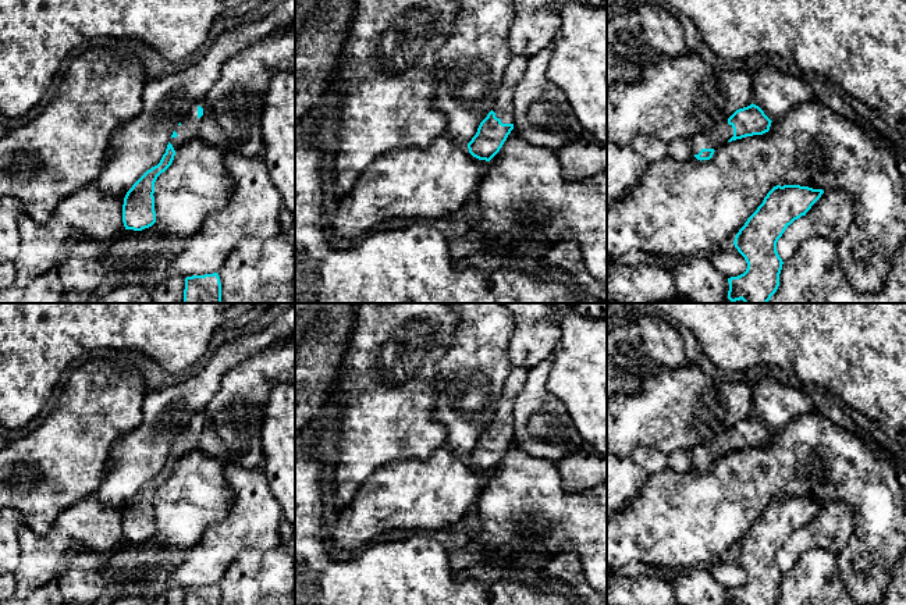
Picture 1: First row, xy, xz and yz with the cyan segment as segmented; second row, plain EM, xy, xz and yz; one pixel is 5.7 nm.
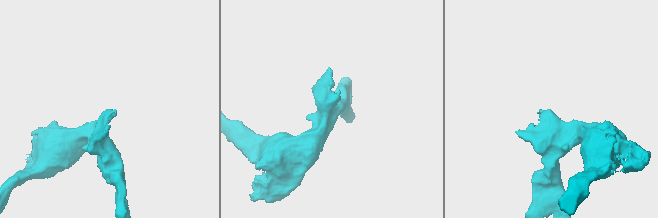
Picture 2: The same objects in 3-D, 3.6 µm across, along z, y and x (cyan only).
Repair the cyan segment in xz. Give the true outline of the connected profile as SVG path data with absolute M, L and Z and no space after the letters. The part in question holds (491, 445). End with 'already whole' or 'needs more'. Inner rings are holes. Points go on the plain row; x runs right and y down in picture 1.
M514 367L507 377L493 421L480 434L476 446L468 455L469 465L473 469L490 473L514 441L512 409L515 398L526 381L527 371L525 367Z; needs more

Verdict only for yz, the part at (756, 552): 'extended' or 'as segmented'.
as segmented

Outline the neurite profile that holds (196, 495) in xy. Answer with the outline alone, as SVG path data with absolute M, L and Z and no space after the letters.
M199 448L175 462L171 477L154 494L156 534L142 542L125 541L116 554L114 586L164 573L196 547L210 524L228 515L234 495L224 467Z

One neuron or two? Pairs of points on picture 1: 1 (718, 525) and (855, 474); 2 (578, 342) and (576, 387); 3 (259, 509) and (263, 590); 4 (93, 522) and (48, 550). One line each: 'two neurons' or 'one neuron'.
1: one neuron
2: one neuron
3: two neurons
4: one neuron

